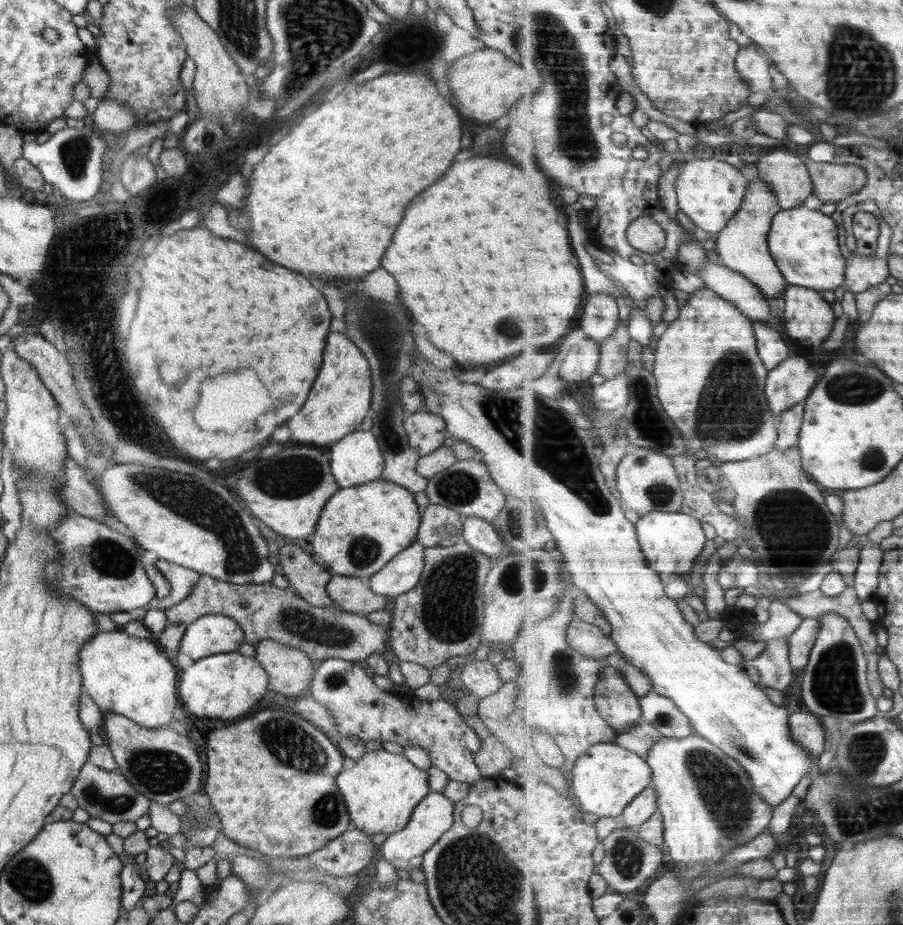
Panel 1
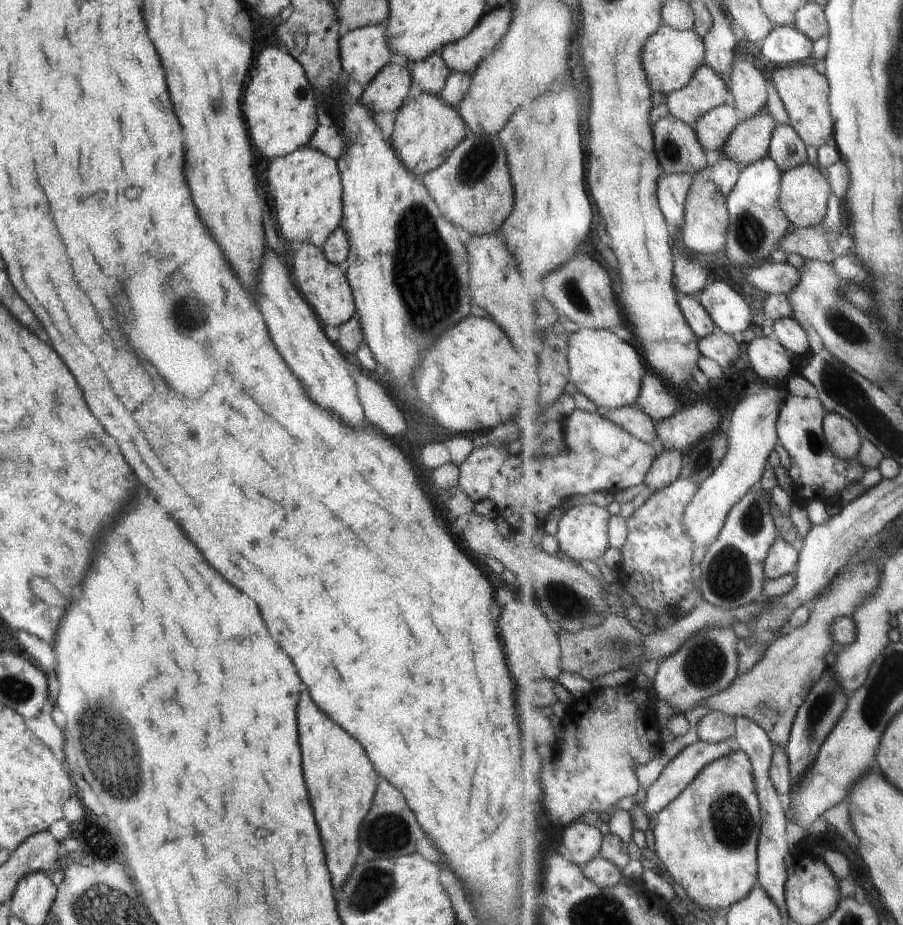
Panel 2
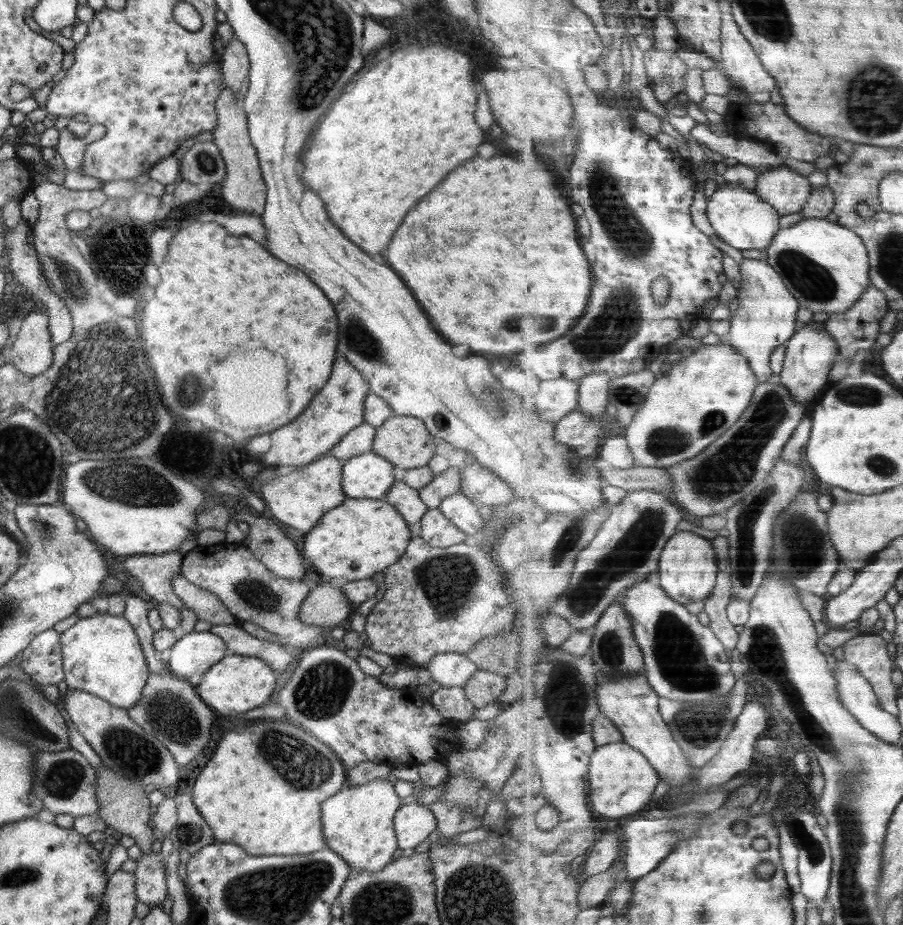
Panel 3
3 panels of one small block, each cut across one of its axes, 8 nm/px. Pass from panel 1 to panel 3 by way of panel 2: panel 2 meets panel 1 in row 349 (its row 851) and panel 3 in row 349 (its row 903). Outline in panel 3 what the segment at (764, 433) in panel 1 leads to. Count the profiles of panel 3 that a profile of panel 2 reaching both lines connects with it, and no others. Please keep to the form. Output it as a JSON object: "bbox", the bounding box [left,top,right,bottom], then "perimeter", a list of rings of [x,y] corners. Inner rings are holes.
{"bbox":[626,338,760,468],"perimeter":[[[726,338],[718,344],[702,345],[692,356],[682,357],[680,362],[668,365],[664,377],[658,379],[651,388],[644,408],[626,428],[627,439],[636,458],[636,466],[668,468],[700,456],[739,422],[742,415],[751,407],[760,383],[750,359],[744,353],[740,353]]]}

